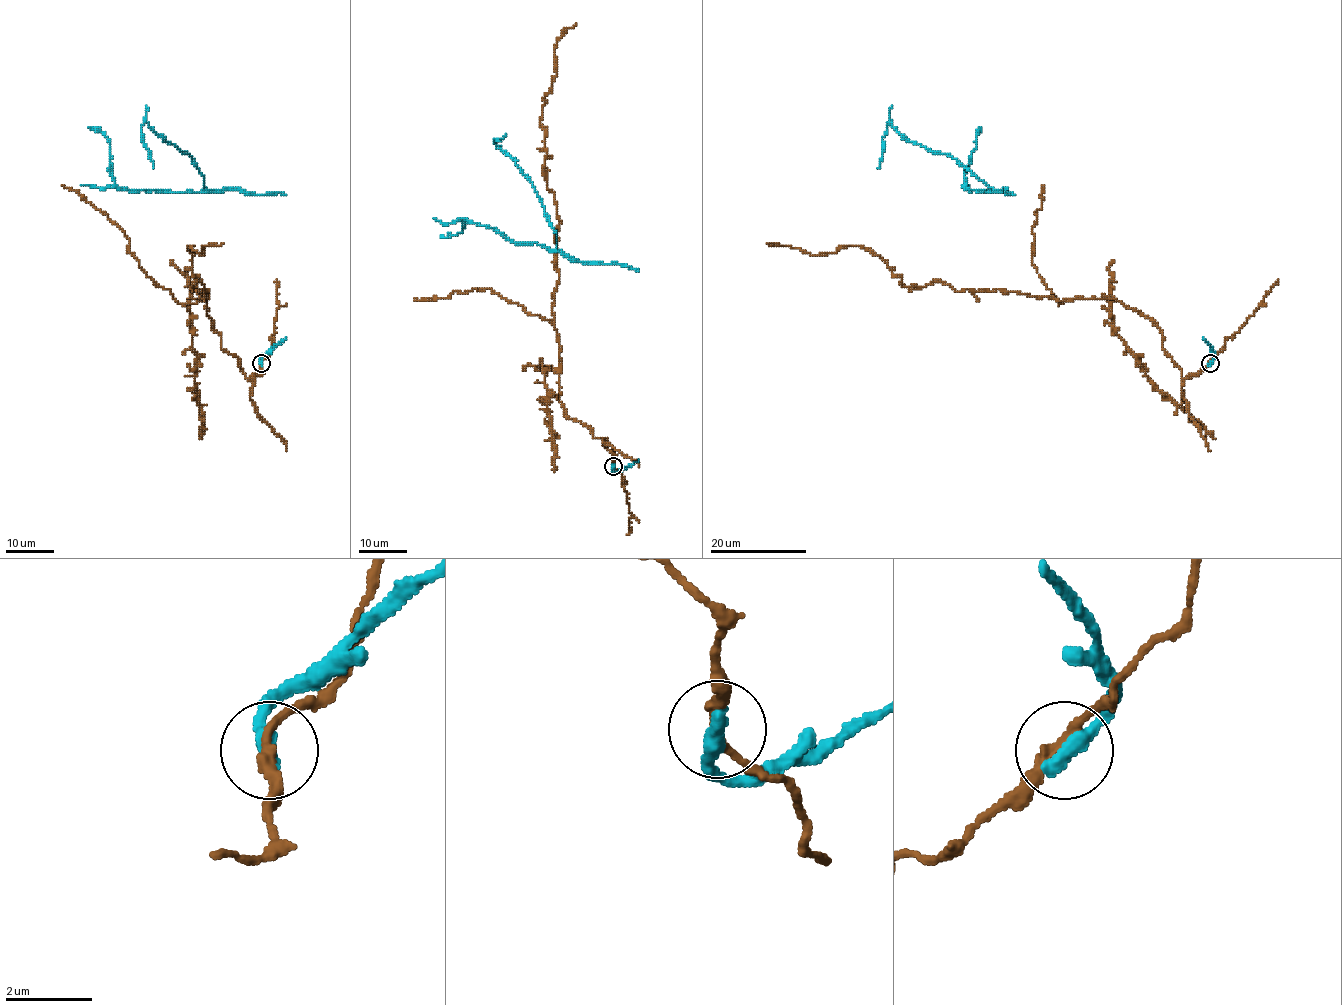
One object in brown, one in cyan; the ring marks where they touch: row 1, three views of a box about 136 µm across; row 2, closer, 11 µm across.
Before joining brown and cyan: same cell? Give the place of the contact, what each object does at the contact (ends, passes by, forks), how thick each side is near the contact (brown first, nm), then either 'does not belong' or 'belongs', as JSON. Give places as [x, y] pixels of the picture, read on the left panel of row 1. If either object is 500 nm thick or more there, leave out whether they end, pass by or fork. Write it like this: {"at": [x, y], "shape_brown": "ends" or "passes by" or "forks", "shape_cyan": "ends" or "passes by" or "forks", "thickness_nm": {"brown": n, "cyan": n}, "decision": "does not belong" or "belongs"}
{"at": [261, 363], "shape_brown": "passes by", "shape_cyan": "ends", "thickness_nm": {"brown": 240, "cyan": 480}, "decision": "does not belong"}

